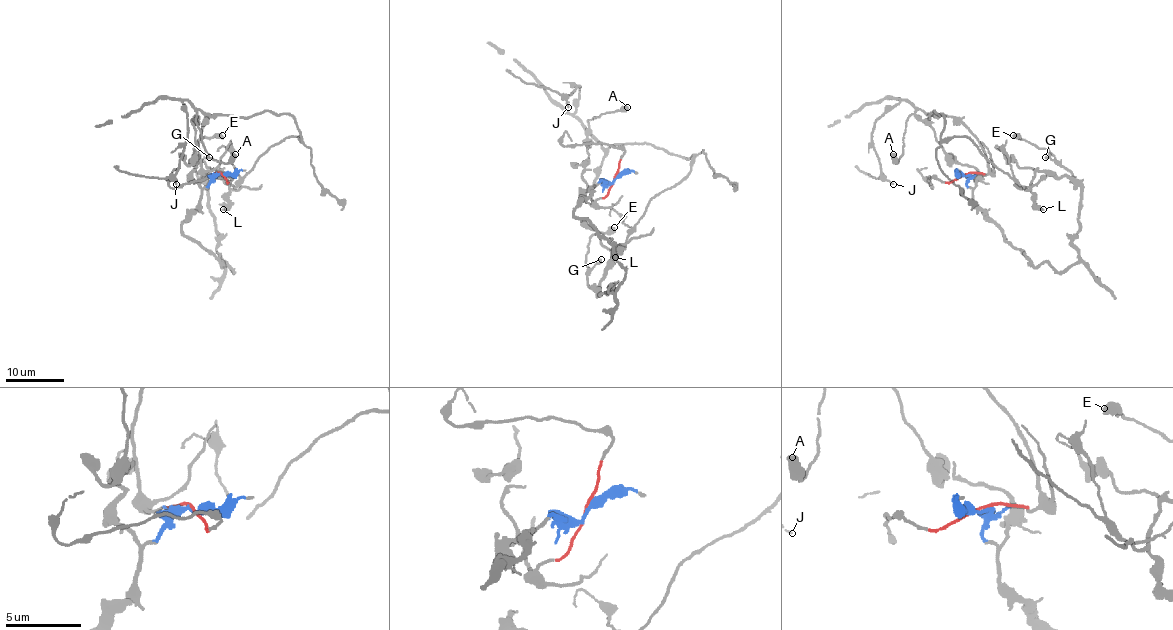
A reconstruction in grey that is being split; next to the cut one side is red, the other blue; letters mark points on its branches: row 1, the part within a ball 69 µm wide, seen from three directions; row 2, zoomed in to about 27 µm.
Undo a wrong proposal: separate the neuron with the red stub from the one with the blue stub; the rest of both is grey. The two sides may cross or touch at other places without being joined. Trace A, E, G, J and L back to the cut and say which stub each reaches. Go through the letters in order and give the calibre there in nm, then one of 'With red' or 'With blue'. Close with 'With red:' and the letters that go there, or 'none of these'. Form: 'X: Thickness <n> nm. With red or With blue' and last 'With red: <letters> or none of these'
A: Thickness 600 nm. With red
E: Thickness 600 nm. With blue
G: Thickness 110 nm. With blue
J: Thickness 120 nm. With red
L: Thickness 200 nm. With blue
With red: A, J

